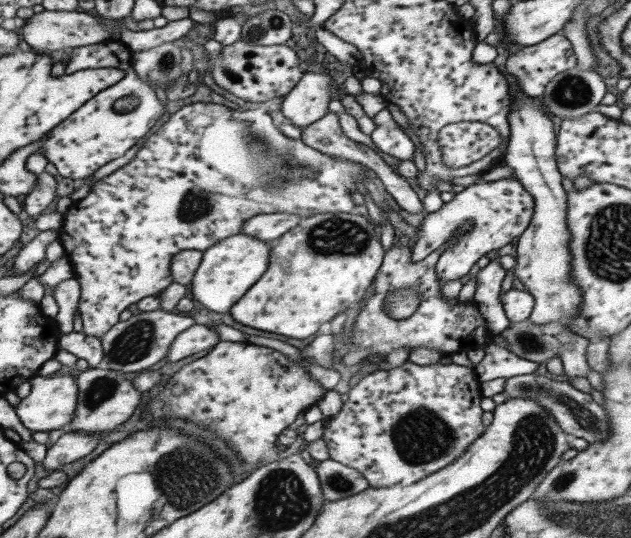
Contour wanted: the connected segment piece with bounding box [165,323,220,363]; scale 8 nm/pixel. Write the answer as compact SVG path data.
M193 324L184 332L181 332L169 344L169 351L165 355L167 363L177 362L181 358L186 358L202 350L210 350L219 343L220 340L215 334L215 330L203 324Z

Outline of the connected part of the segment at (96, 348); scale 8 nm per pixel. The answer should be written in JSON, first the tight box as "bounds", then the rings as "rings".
{"bounds":[57,332,103,368],"rings":[[[82,332],[60,333],[57,338],[57,350],[59,349],[85,360],[93,368],[101,366],[103,352],[100,340],[93,336],[85,336]]]}

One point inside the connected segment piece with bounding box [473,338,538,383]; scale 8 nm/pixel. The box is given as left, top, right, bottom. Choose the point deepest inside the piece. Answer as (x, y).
(497, 362)

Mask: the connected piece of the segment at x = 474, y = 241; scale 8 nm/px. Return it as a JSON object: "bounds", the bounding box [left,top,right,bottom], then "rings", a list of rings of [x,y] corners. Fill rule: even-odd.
{"bounds":[410,177,533,284],"rings":[[[513,177],[468,185],[463,192],[455,194],[449,202],[441,205],[435,212],[423,215],[417,239],[412,245],[410,259],[412,263],[419,262],[430,252],[437,251],[448,240],[452,240],[448,248],[441,251],[434,271],[439,284],[459,280],[471,270],[471,266],[478,258],[491,250],[497,251],[501,246],[518,237],[527,228],[533,207],[532,196]],[[468,220],[472,222],[470,229],[454,237],[454,232]]]}

